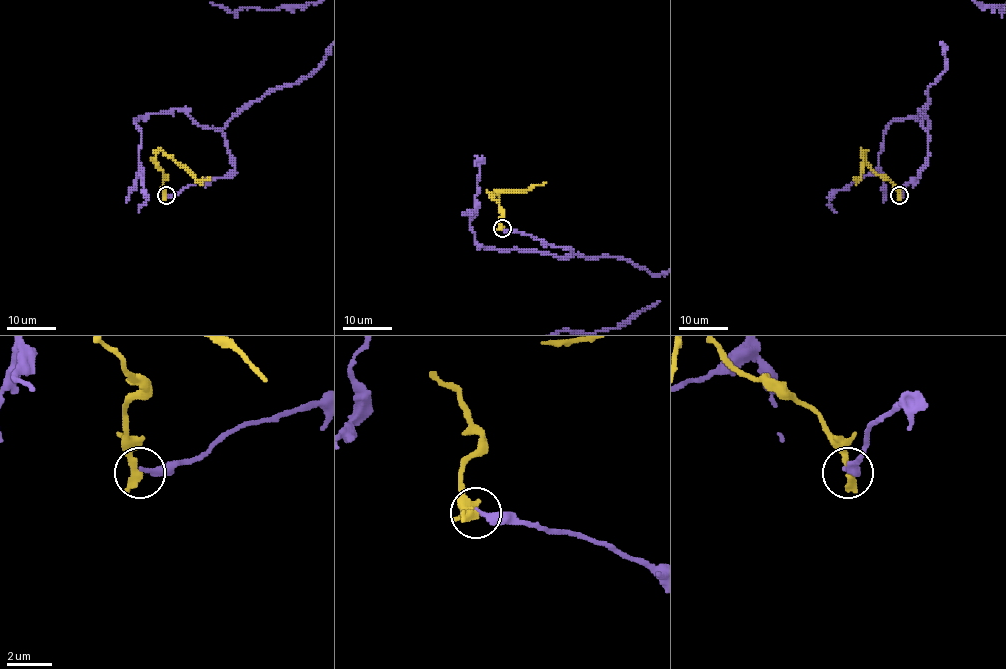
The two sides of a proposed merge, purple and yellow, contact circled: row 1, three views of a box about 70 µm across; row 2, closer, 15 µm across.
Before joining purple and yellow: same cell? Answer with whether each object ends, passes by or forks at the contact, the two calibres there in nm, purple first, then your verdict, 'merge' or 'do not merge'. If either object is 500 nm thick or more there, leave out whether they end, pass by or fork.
purple ends; yellow ends; calibres 300 and 400 nm; do not merge

